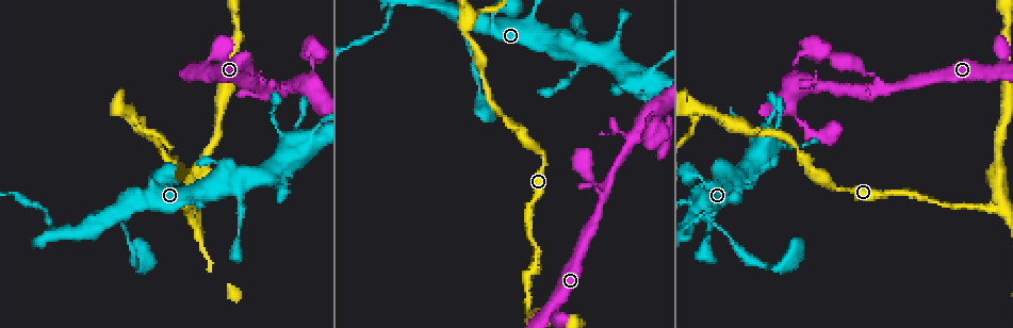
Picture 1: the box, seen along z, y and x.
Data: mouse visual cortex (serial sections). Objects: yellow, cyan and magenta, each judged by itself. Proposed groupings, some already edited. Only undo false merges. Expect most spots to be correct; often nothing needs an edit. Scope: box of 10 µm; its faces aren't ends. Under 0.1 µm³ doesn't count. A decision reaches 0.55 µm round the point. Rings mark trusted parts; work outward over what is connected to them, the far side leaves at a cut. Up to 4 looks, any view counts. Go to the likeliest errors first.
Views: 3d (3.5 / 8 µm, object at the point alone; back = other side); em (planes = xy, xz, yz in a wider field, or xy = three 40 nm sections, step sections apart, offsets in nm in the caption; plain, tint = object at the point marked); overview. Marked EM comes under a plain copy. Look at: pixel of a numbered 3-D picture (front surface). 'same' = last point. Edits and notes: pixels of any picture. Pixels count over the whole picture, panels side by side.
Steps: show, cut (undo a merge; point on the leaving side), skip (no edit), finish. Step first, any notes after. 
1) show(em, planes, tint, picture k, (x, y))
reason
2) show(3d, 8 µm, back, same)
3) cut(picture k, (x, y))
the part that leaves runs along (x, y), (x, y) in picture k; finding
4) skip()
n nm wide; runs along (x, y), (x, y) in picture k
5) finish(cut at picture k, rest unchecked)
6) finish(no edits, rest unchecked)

show(3d, 3.5 µm, picture 1, (467, 28))
a fork

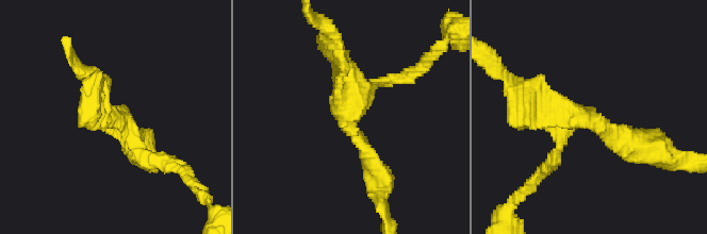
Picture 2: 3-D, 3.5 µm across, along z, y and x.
show(em, xy, step 3, tint, picture 2, (594, 121))
3 arms; arms of 150, 300, 300 nm; now the EM

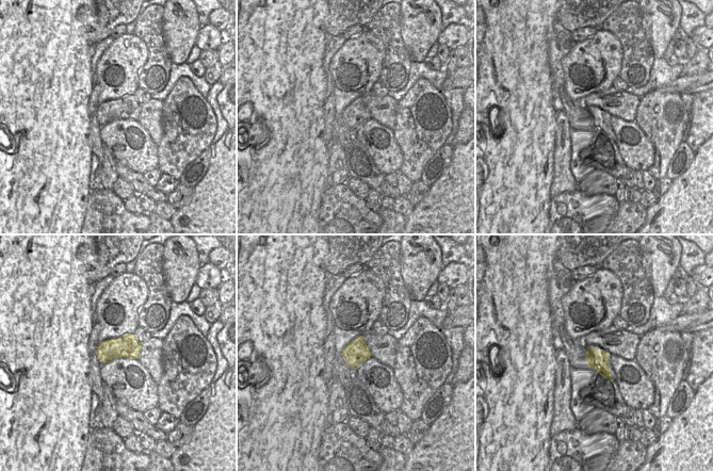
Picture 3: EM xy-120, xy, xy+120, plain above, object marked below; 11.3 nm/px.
skip()
runs along (647, 147), (587, 114), (529, 107) in picture 2; all the same cell

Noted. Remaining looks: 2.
show(3d, 3.5 µm, picture 1, (709, 214))
three-way junction

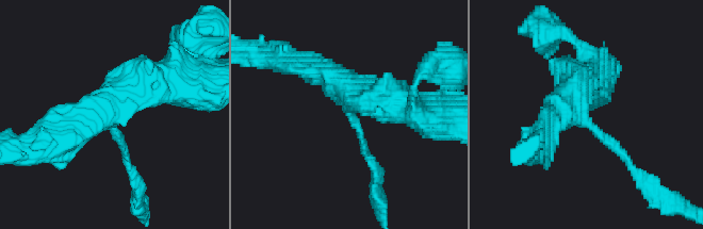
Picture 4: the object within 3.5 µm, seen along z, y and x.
show(em, xy, step 1, tint, picture 4, (583, 115))
3 arms; arms of 150, 400, 500 nm; need the tissue

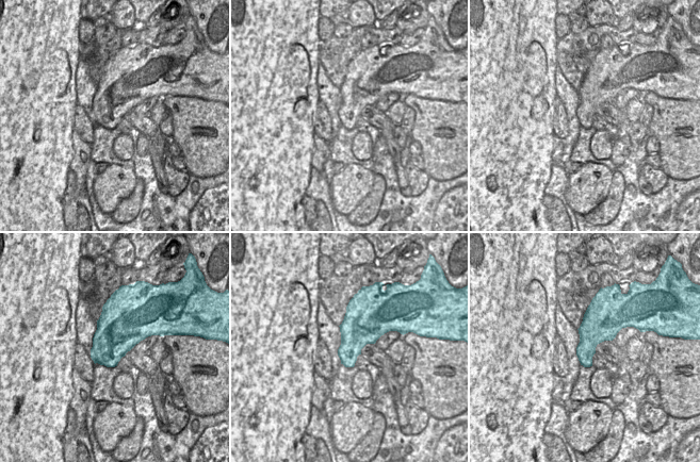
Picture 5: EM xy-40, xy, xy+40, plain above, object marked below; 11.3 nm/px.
skip()
runs along (177, 80), (131, 86), (62, 142) in picture 4; all the same cell

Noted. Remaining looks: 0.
finish(no edits, rest unchecked)

